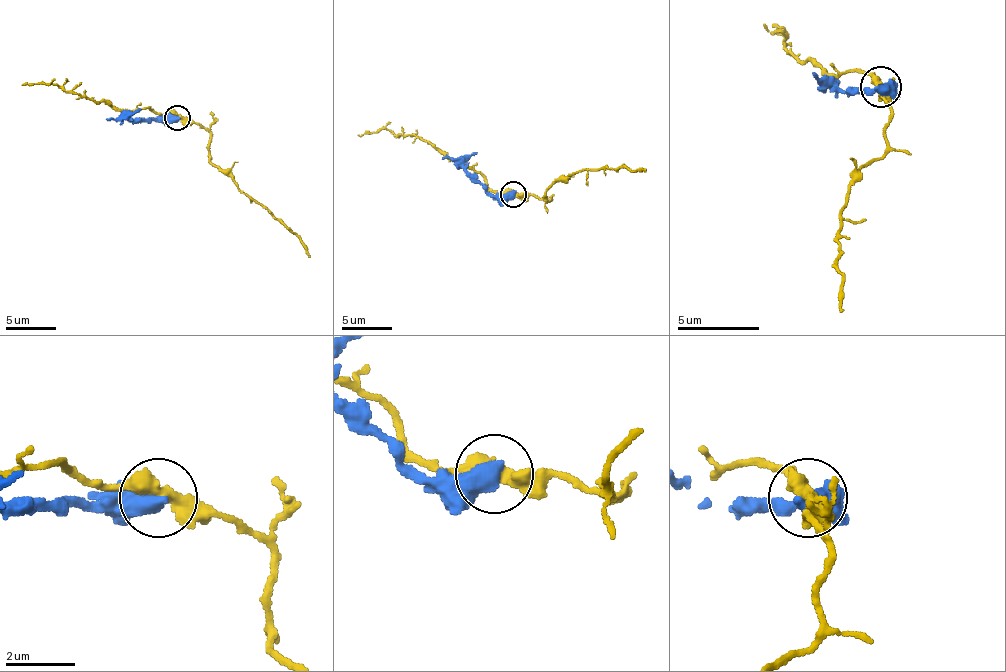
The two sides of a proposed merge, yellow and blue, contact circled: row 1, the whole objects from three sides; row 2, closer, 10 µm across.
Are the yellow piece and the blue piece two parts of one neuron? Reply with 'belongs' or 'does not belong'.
does not belong

